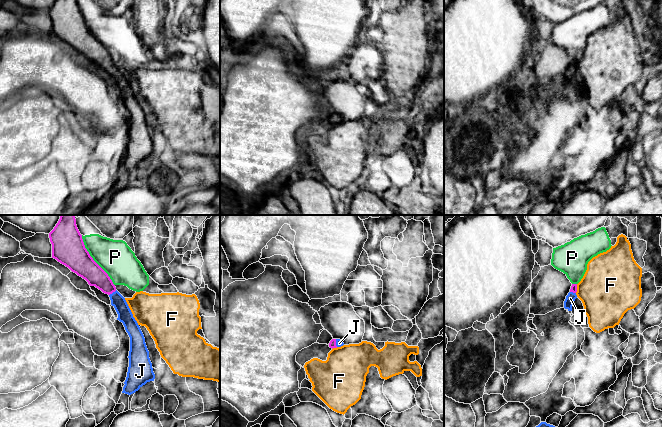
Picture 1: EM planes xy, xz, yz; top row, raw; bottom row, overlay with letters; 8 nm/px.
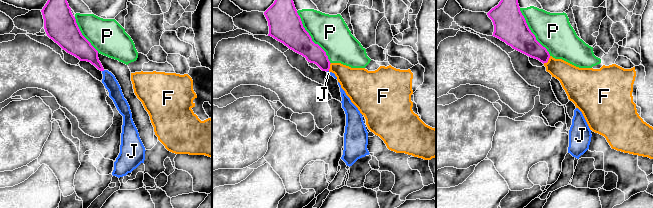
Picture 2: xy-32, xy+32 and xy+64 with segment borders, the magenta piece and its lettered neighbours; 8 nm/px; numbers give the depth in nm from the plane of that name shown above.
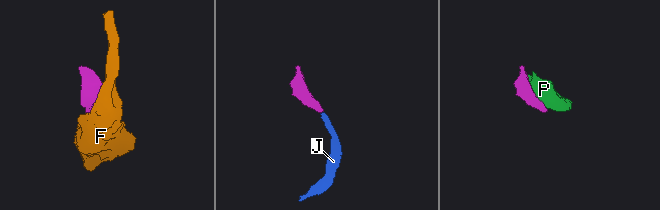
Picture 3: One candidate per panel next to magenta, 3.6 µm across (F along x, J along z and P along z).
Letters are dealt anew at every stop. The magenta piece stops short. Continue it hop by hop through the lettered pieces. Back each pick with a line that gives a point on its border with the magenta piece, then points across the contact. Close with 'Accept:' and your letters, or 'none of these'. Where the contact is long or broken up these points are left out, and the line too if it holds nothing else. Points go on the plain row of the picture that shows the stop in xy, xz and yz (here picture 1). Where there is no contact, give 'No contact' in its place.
J: Touches magenta at xy (112, 68). Path across: xy (90, 47), (112, 68), (125, 91)
Accept: J

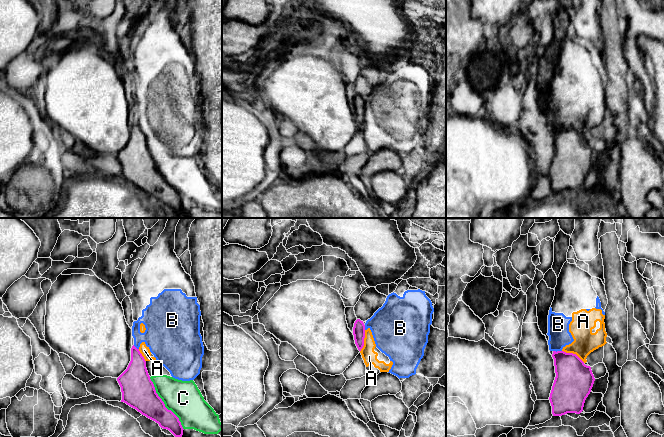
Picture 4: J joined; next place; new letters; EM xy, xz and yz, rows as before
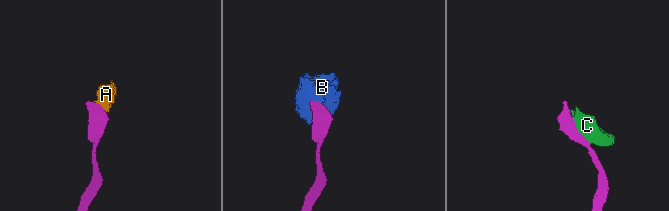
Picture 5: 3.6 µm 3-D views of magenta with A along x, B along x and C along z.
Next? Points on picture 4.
Accept: none of these

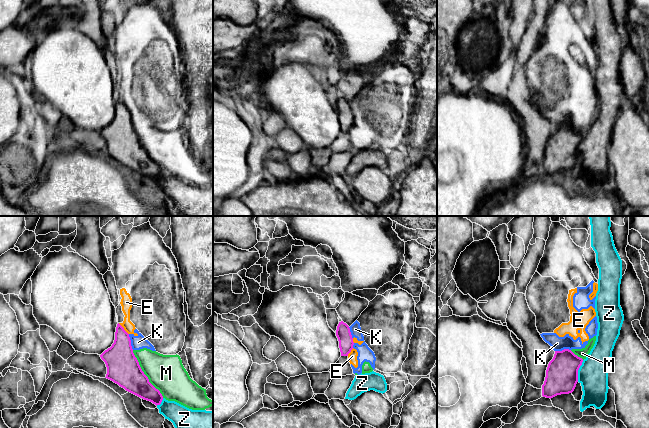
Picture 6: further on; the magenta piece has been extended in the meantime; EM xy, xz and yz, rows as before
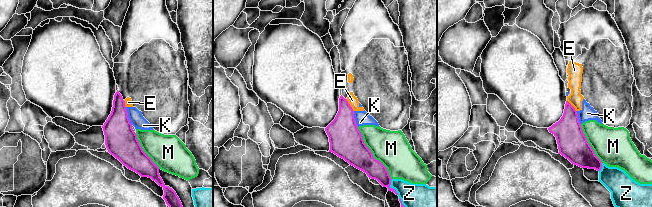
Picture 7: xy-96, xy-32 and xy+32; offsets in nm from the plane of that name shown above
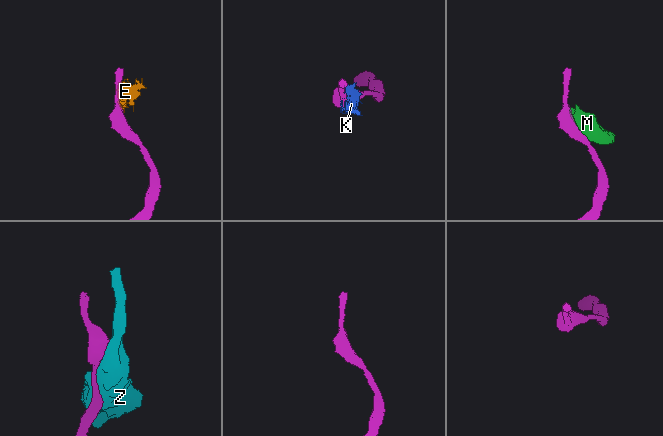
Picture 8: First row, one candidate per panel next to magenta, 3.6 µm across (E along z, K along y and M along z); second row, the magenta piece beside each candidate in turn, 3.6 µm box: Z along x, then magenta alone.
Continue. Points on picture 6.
Accept: none of these

